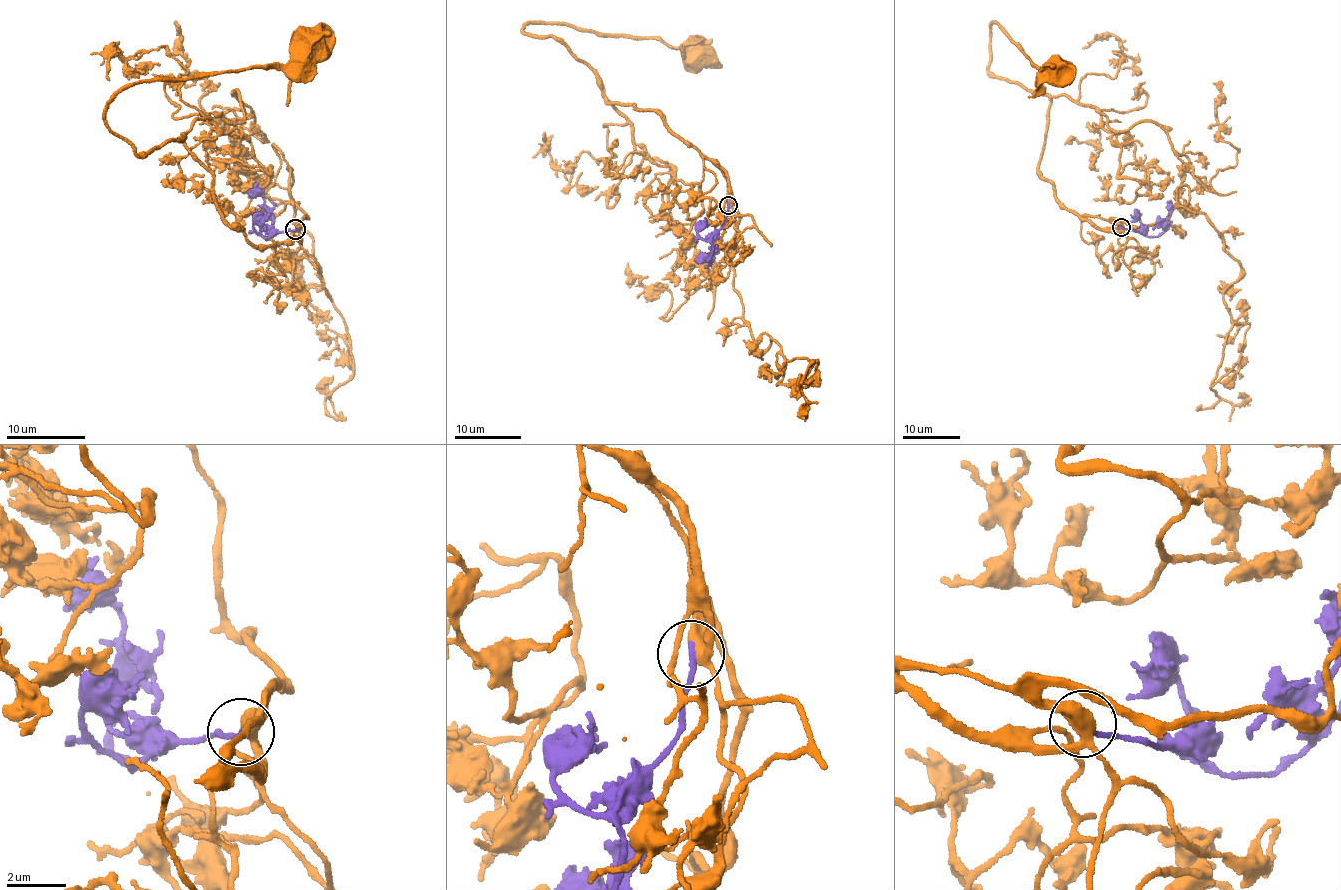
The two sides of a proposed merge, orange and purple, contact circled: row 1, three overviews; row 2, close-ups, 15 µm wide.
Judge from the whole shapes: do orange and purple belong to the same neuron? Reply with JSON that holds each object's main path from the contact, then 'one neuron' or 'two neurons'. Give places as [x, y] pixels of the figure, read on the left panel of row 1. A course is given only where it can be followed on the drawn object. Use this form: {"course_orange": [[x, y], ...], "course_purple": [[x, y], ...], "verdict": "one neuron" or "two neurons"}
{"course_orange": [[296, 228], [257, 245], [225, 219], [184, 137], [141, 155], [105, 121], [135, 83], [286, 65], [305, 45]], "course_purple": [[296, 228], [267, 238], [262, 235], [261, 190], [256, 185], [258, 182]], "verdict": "one neuron"}

